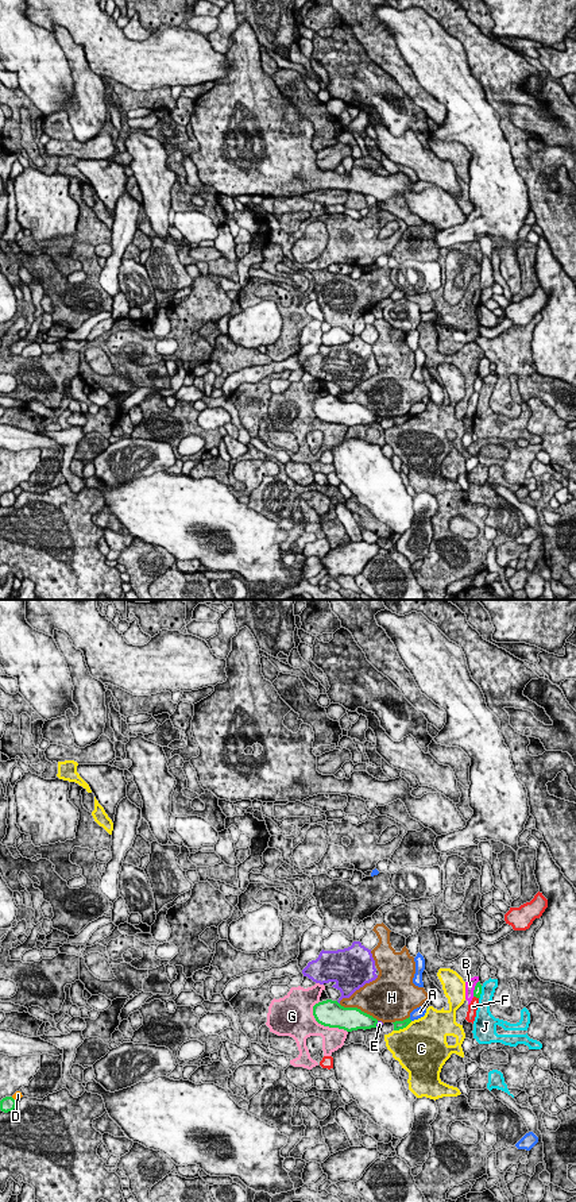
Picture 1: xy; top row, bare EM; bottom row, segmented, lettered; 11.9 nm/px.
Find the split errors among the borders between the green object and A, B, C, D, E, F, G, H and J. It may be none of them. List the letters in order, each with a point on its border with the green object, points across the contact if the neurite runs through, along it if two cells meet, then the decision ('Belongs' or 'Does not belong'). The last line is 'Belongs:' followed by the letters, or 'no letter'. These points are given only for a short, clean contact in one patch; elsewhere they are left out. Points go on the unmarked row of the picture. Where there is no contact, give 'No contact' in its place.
A: Touches green at xy (409, 413). Does not belong
B: Touches green at xy (475, 384). Boundary: xy (478, 376), (472, 390). Does not belong
C: Touches green at xy (402, 423). Does not belong
D: Touches green at xy (14, 494). Does not belong
E: Touches green at xy (337, 397). Does not belong
F: Touches green at xy (476, 392). Does not belong
G: Touches green at xy (325, 420). Does not belong
H: Touches green at xy (359, 404). Does not belong
J: Touches green at xy (480, 388). Does not belong
Belongs: no letter

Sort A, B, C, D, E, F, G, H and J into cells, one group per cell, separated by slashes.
A / B / C / D / E / F / G / H / J

